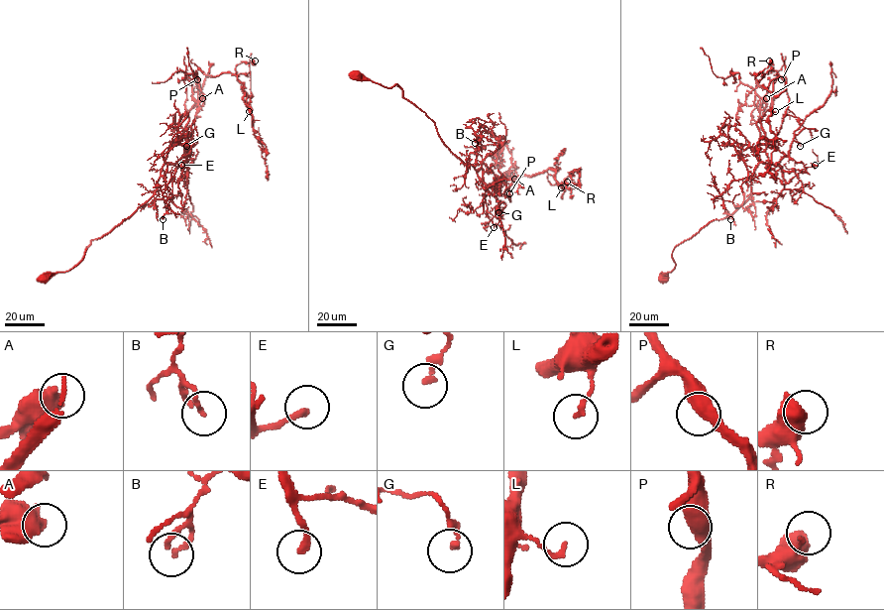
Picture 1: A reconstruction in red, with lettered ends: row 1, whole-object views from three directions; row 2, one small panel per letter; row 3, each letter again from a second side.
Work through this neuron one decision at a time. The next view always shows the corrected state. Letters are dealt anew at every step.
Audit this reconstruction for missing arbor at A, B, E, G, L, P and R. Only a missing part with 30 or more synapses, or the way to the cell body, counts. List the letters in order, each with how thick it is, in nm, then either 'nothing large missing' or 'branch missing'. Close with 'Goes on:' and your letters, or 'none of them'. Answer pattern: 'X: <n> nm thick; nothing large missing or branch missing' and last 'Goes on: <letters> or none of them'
A: 650 nm thick; nothing large missing
B: 130 nm thick; nothing large missing
E: 220 nm thick; nothing large missing
G: 200 nm thick; nothing large missing
L: 160 nm thick; nothing large missing
P: 500 nm thick; nothing large missing
R: 700 nm thick; nothing large missing
Goes on: none of them

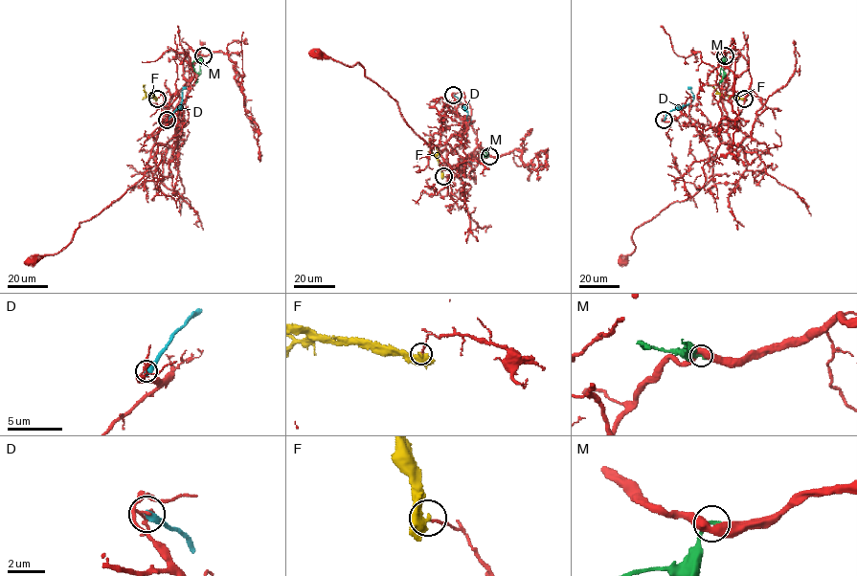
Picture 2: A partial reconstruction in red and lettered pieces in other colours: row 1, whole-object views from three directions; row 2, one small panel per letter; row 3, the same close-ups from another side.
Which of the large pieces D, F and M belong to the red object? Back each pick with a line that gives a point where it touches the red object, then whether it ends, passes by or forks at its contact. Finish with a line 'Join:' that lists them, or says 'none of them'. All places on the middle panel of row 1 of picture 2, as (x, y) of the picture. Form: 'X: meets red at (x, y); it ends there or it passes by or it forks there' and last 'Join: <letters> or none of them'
Join: none of them

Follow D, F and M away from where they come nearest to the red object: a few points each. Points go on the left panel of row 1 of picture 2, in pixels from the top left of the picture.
D: (167, 120), (181, 108), (185, 86)
F: (157, 98), (146, 96), (143, 85)
M: (203, 55), (192, 62), (196, 84)

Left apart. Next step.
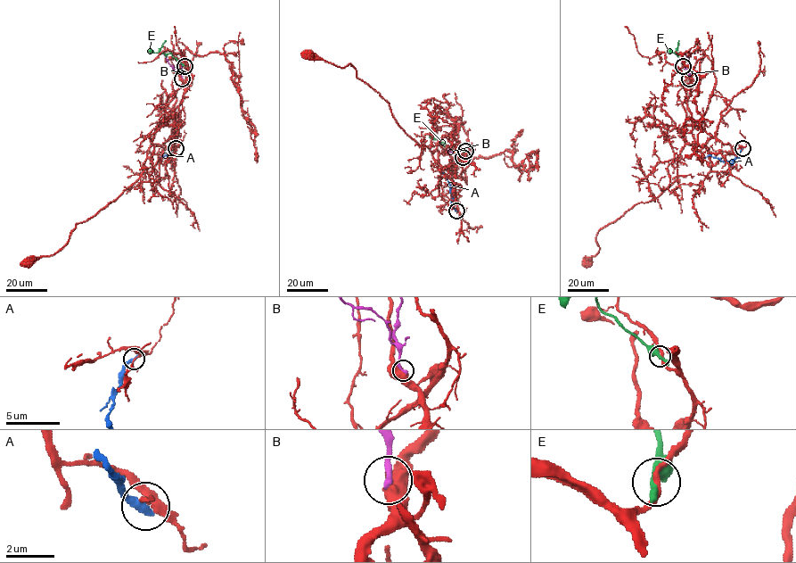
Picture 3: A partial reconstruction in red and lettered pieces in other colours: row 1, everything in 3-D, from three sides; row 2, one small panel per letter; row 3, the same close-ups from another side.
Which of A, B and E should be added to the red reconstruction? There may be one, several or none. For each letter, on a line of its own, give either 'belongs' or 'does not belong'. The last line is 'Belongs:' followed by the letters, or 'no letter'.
A: does not belong
B: does not belong
E: does not belong
Belongs: no letter

